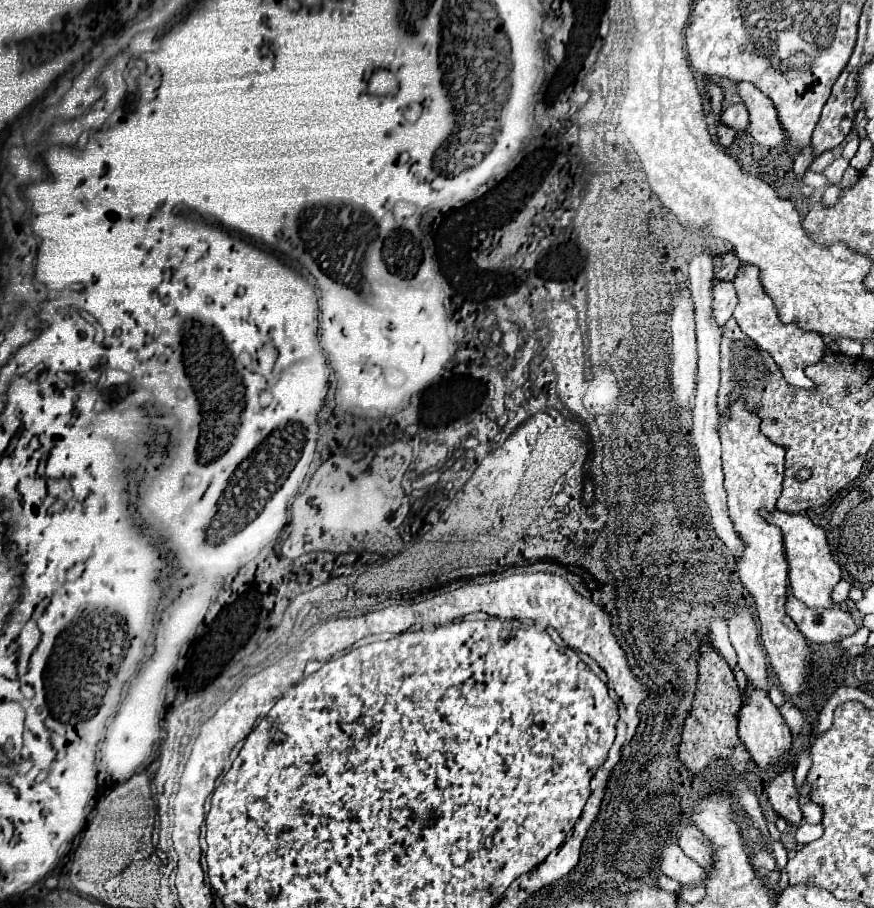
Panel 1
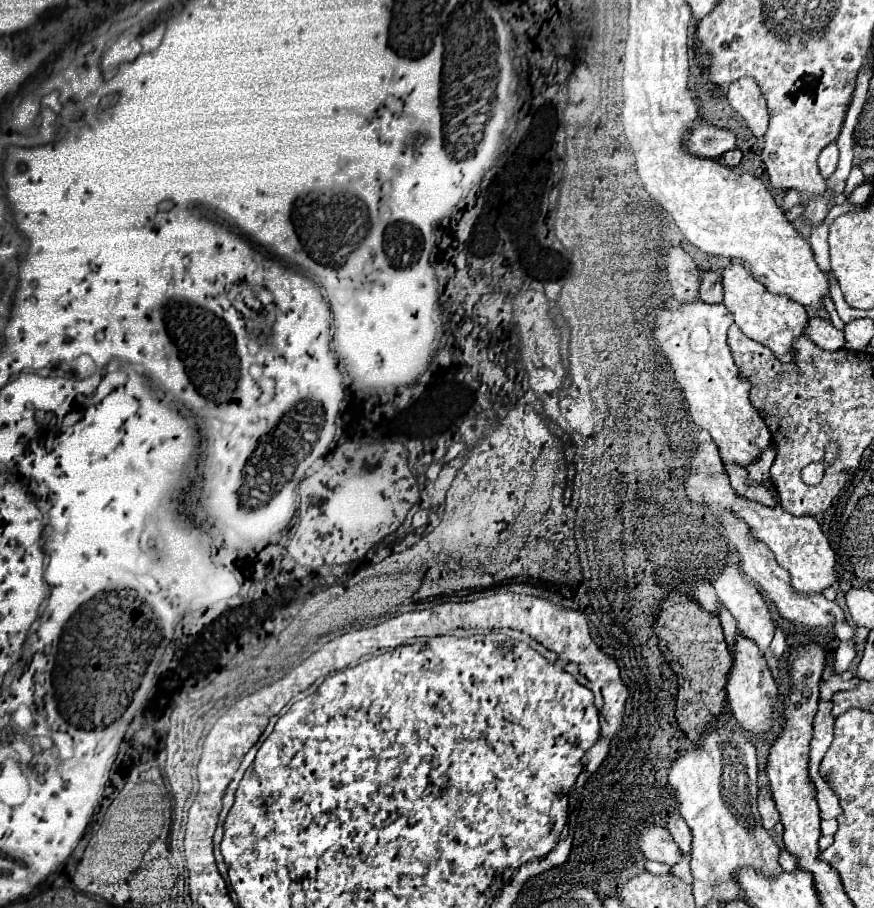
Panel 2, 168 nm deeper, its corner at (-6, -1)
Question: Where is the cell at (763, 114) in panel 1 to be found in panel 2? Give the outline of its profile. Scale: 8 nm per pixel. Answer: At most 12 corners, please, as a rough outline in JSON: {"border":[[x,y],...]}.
{"border":[[752,78],[730,84],[730,106],[758,140],[768,130],[768,106]]}

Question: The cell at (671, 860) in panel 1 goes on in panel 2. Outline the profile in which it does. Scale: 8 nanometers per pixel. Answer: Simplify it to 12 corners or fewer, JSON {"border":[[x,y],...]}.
{"border":[[662,826],[644,828],[640,846],[648,860],[674,866],[680,848]]}

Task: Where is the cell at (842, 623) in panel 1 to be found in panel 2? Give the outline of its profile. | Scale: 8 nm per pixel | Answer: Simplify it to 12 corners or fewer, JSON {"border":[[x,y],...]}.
{"border":[[716,520],[740,554],[744,574],[762,586],[792,624],[828,628],[846,620],[824,596],[796,592],[788,572],[744,520]]}

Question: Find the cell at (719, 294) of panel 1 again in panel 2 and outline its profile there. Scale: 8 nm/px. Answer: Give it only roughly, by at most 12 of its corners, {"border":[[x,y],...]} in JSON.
{"border":[[732,312],[656,314],[652,338],[738,496],[776,504],[748,466],[772,444],[726,342]]}

